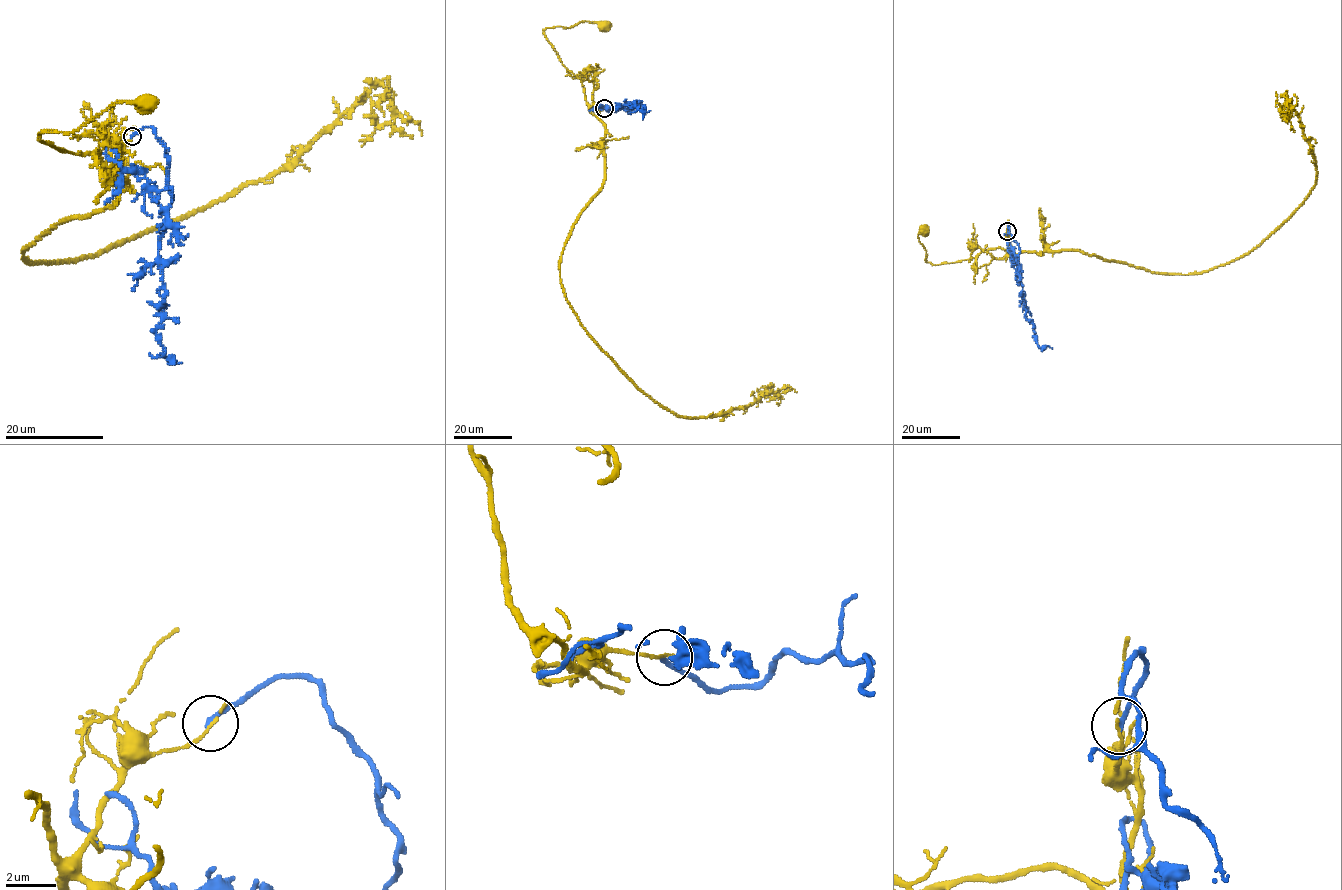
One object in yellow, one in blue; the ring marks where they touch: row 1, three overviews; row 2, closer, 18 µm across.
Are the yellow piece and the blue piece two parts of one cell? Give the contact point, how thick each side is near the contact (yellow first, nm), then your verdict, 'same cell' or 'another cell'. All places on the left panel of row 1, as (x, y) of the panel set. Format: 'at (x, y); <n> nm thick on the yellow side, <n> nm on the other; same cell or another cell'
at (132, 136); 120 nm thick on the yellow side, 200 nm on the other; another cell

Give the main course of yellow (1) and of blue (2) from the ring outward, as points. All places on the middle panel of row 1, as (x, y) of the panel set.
1: (604, 108), (589, 106), (581, 81), (562, 63), (543, 31), (583, 21), (603, 26)
2: (604, 109), (625, 108), (629, 113), (628, 104), (635, 101), (632, 107), (639, 107), (642, 119)

